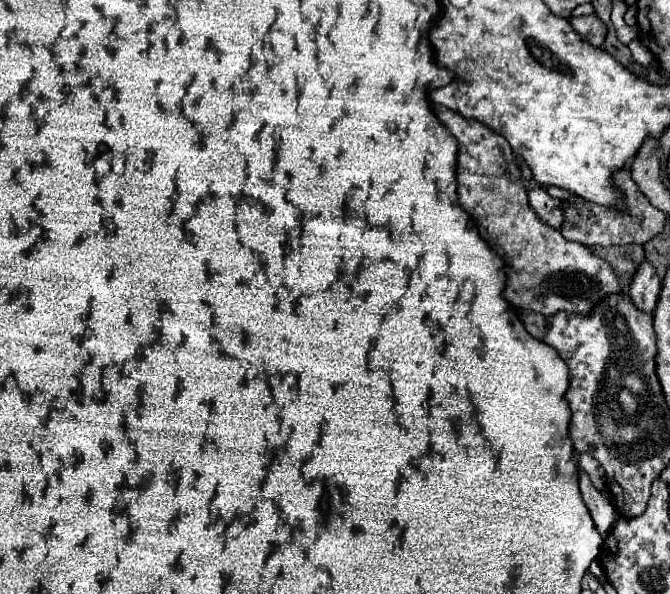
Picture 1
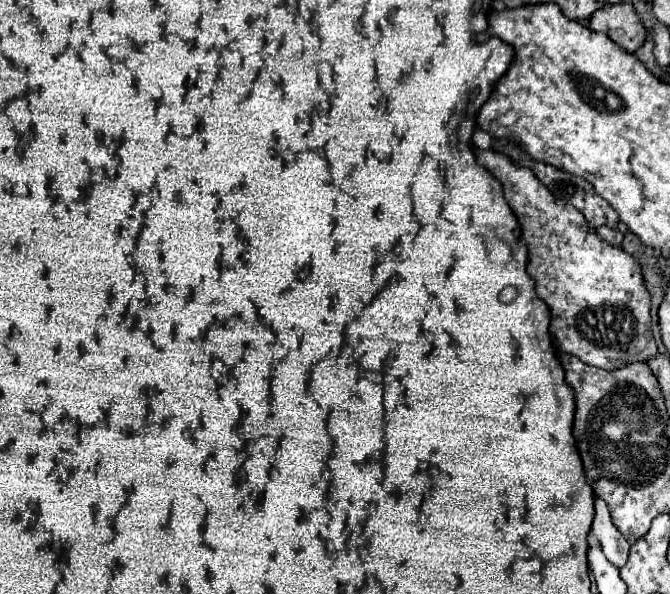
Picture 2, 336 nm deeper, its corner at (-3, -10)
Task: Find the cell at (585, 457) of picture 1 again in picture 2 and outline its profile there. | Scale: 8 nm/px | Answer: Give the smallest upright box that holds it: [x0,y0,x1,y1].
[591,496,631,568]

